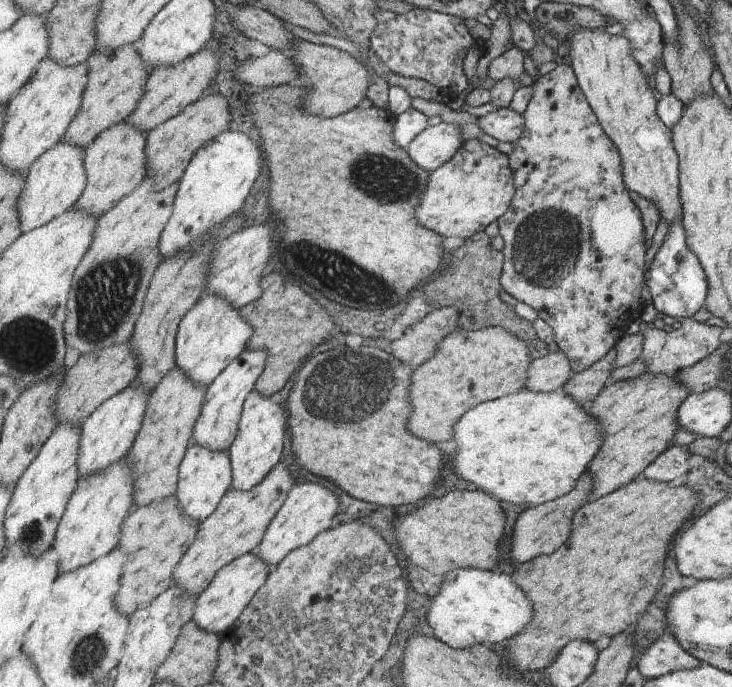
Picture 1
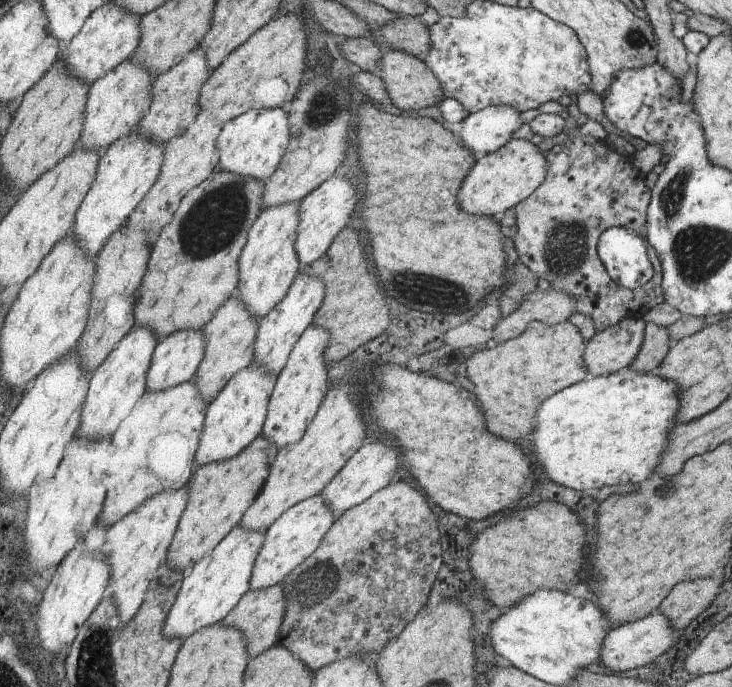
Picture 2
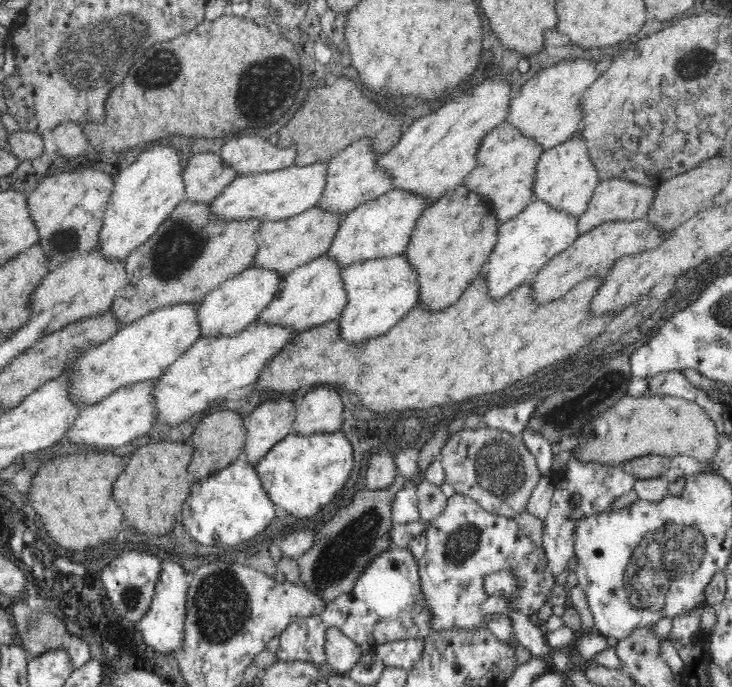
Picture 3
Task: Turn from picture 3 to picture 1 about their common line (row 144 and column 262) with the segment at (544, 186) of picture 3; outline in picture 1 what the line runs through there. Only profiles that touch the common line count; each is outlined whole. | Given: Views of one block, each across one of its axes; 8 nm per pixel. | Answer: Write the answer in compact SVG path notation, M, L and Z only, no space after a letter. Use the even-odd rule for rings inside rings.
M257 551L249 552L233 560L217 574L209 589L199 596L193 619L204 630L212 631L220 636L225 634L240 620L247 606L268 582L271 571L272 568L257 554Z

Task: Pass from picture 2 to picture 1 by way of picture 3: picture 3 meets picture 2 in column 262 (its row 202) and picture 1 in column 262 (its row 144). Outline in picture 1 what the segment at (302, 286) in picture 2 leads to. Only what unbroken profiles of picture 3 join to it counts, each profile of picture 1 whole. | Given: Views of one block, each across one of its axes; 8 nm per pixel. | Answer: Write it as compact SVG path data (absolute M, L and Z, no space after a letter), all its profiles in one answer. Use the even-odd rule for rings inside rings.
M246 349L213 381L208 388L200 420L194 429L193 441L214 451L229 449L236 441L244 404L249 393L256 388L268 365L269 354L265 349Z

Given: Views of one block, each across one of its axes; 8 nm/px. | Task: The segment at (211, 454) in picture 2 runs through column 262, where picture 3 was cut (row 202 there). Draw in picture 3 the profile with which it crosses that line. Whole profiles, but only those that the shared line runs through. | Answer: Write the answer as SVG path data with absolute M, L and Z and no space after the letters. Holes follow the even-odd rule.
M396 187L386 194L359 204L344 216L328 255L338 259L342 268L359 260L398 256L406 251L406 246L410 244L418 226L418 220L421 220L426 208L430 208L433 203L430 197L422 193Z

